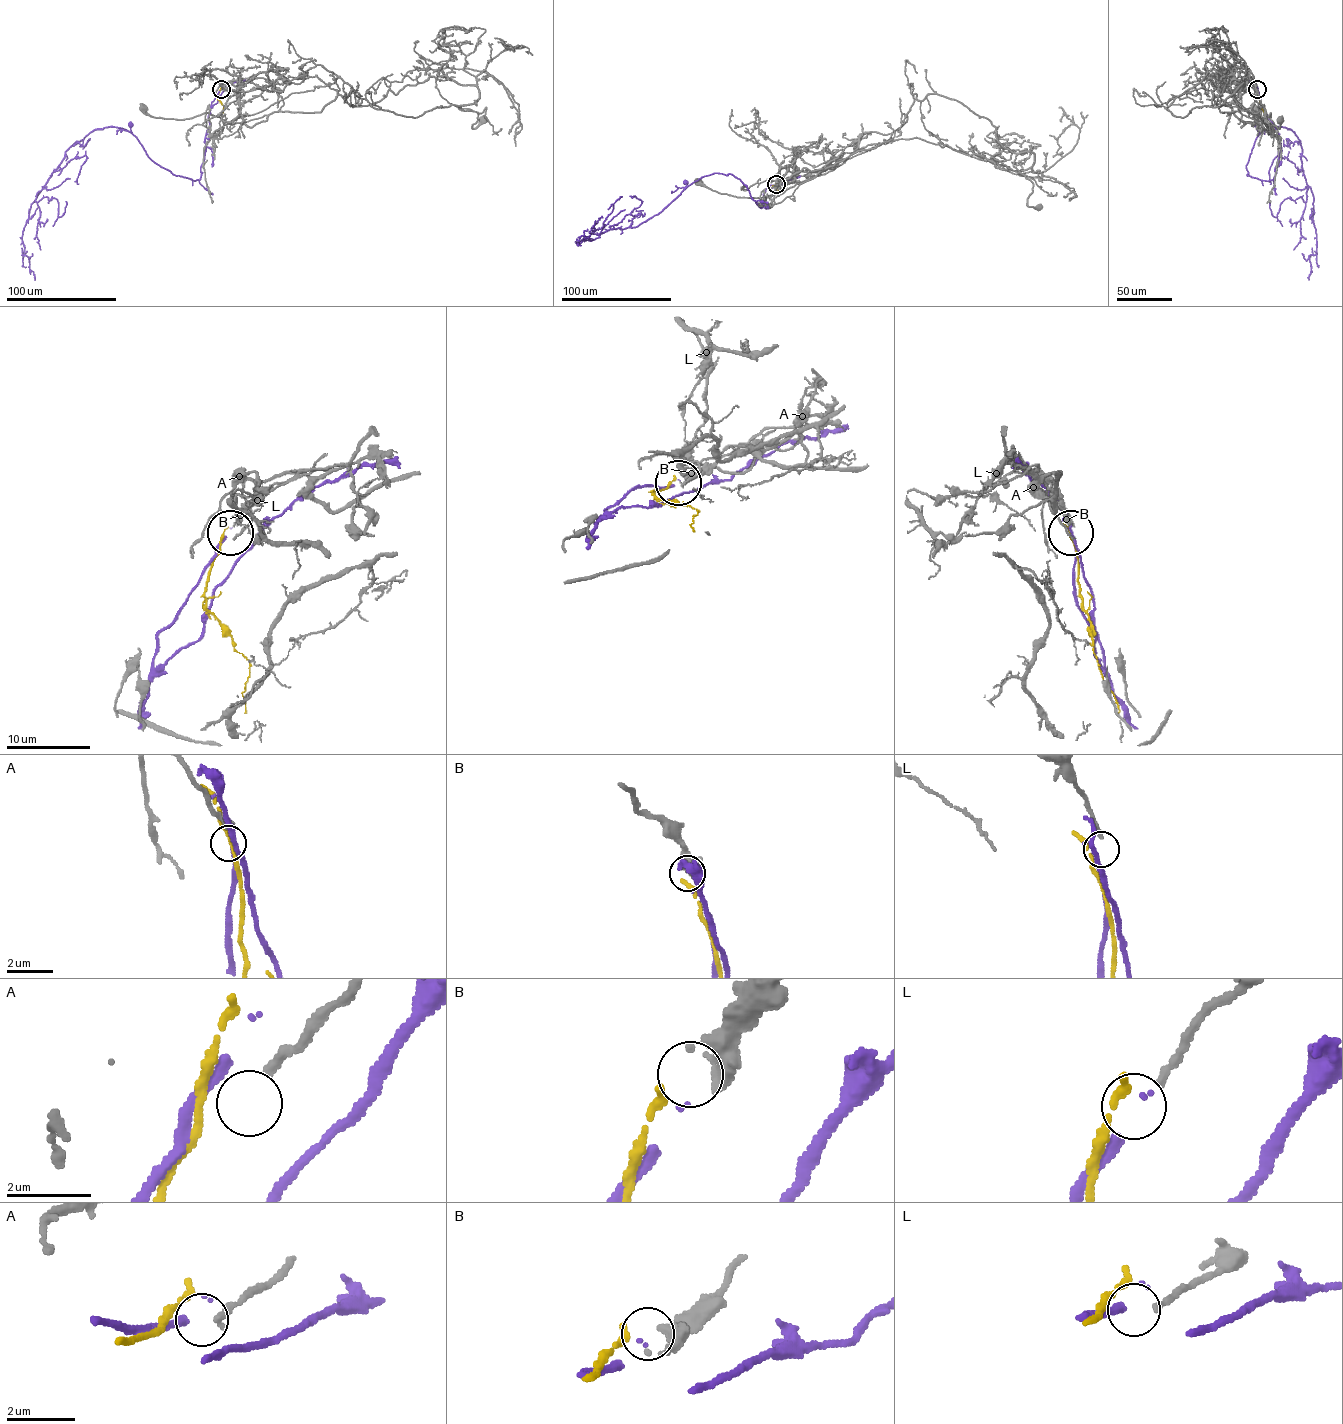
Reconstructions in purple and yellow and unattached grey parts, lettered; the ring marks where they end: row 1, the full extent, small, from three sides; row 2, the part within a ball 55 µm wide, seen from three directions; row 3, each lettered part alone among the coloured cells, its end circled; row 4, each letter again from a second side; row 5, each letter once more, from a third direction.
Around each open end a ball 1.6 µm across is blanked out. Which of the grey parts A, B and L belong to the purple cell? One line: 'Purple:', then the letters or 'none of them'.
Purple: B

